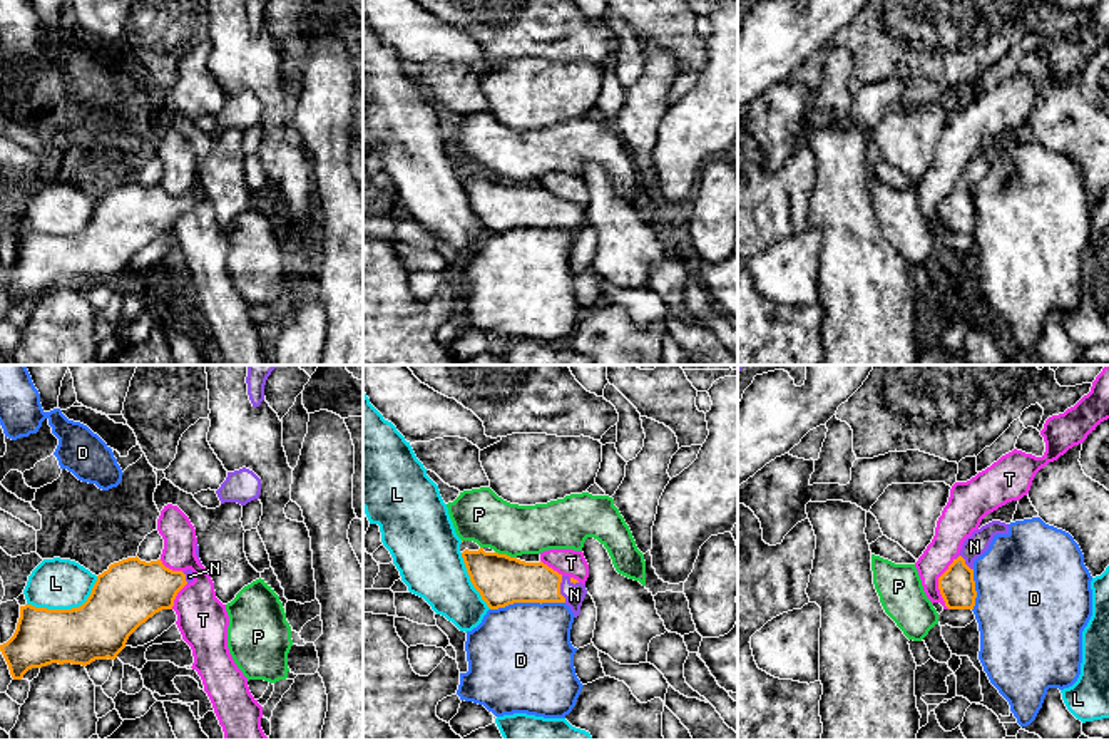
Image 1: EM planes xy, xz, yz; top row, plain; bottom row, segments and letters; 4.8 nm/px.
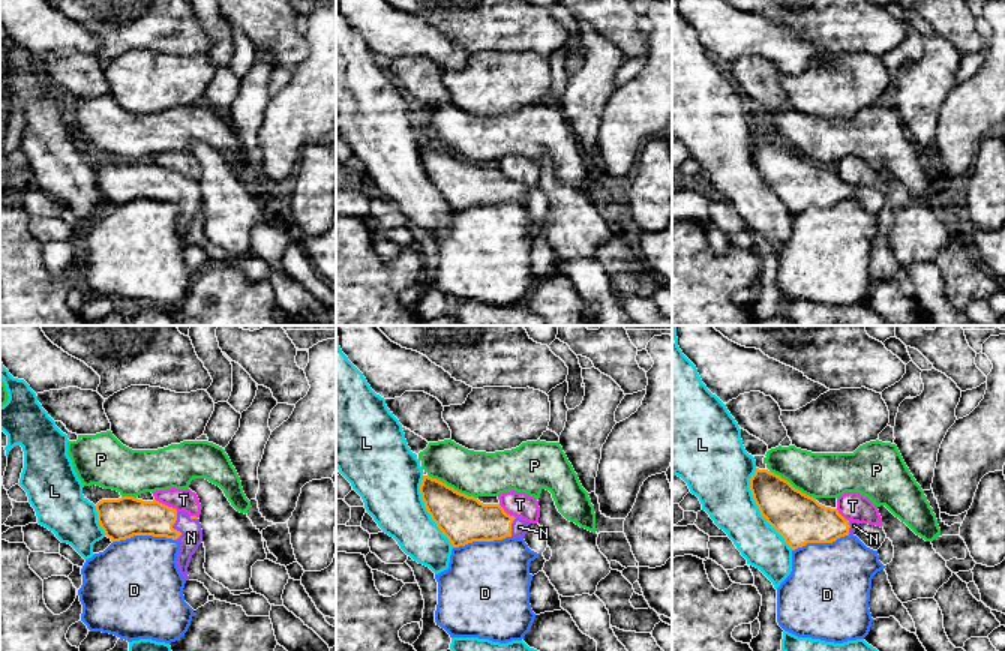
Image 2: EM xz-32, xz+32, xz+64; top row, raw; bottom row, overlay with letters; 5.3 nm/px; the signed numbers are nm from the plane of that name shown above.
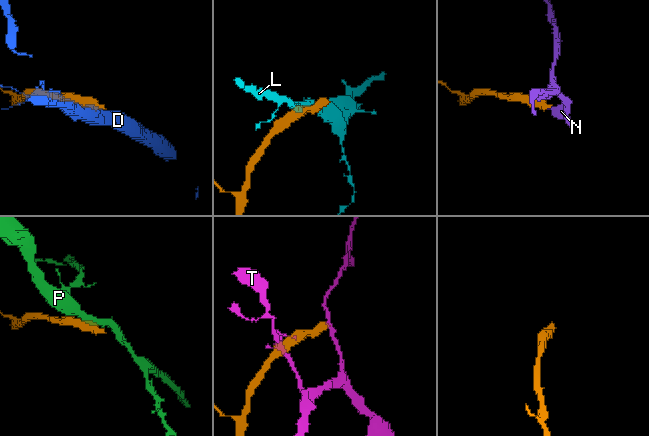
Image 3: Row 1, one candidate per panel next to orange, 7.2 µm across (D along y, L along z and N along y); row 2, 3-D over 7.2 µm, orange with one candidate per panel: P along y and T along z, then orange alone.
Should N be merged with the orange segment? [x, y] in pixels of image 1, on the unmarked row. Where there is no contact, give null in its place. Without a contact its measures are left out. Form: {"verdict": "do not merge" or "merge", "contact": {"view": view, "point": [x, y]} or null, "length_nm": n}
{"verdict": "merge", "contact": {"view": "xz", "point": [559, 215]}, "length_nm": 130}

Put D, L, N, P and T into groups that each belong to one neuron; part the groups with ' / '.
D / L / N / P / T

